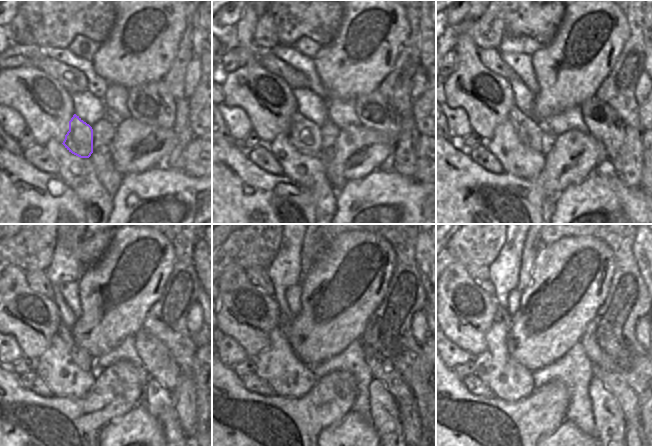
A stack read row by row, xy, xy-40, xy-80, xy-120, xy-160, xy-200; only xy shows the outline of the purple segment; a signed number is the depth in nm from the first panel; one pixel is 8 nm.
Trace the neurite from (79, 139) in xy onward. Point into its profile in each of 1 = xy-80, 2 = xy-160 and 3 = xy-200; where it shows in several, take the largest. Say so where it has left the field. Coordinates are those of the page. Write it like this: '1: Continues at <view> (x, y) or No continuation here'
1: Continues at xy-80 (530, 132)
2: Continues at xy-160 (284, 322)
3: Continues at xy-200 (502, 315)

